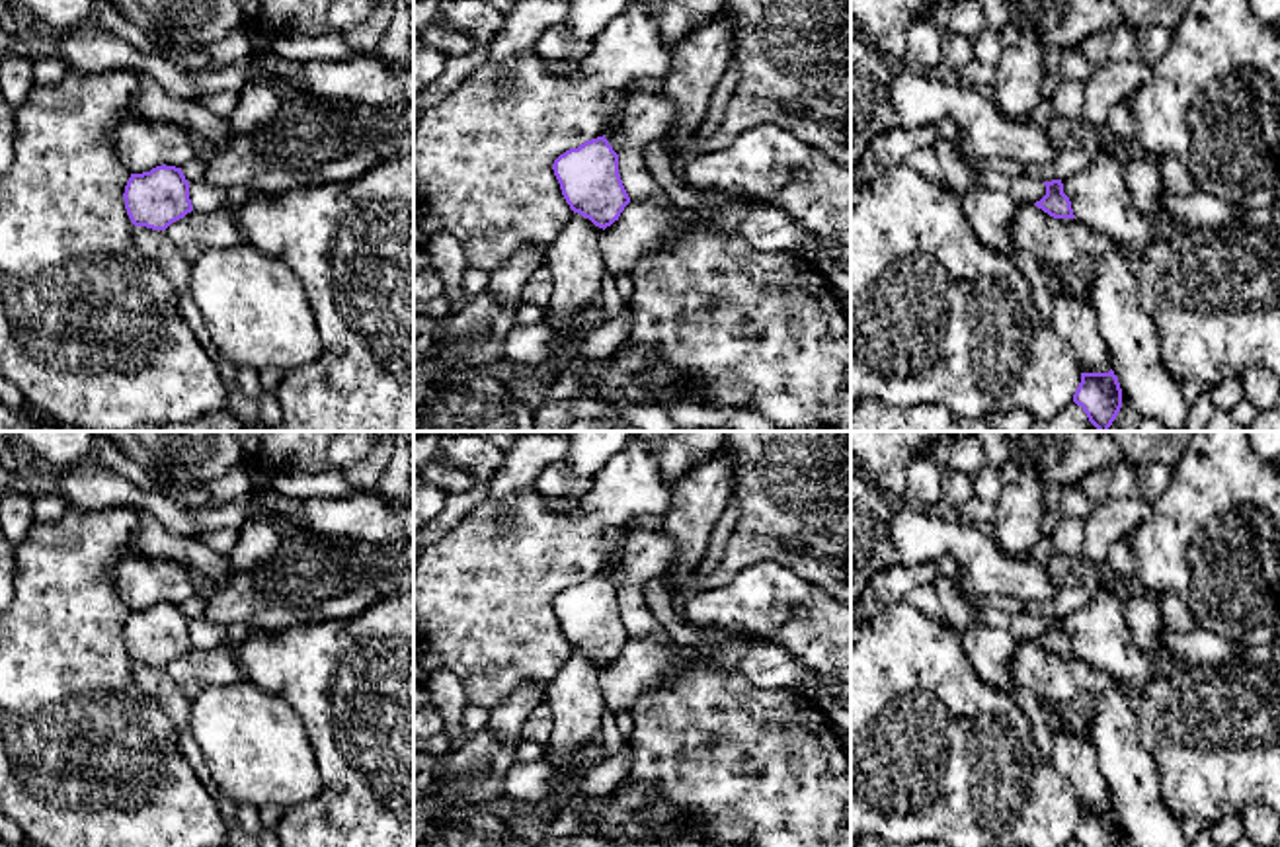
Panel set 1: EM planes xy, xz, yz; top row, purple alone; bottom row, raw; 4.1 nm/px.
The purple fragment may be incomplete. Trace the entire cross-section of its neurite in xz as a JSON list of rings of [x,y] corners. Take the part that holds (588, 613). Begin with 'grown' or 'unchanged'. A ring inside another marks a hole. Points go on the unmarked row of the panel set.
unchanged; [[[605,572],[560,591],[552,607],[570,646],[603,667],[630,640],[619,611],[619,591]]]

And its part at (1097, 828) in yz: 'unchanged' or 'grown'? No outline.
unchanged

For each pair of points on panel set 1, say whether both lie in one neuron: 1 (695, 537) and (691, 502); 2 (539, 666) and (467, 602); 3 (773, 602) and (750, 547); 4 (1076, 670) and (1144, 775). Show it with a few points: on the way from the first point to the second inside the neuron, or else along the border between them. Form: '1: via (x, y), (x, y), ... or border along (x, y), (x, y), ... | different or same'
1: via (691, 529), (691, 510) | same
2: via (521, 648), (484, 613) | same
3: border along (765, 561), (744, 566), (719, 588) | different
4: via (1099, 695), (1113, 711), (1115, 736), (1120, 750) | same

